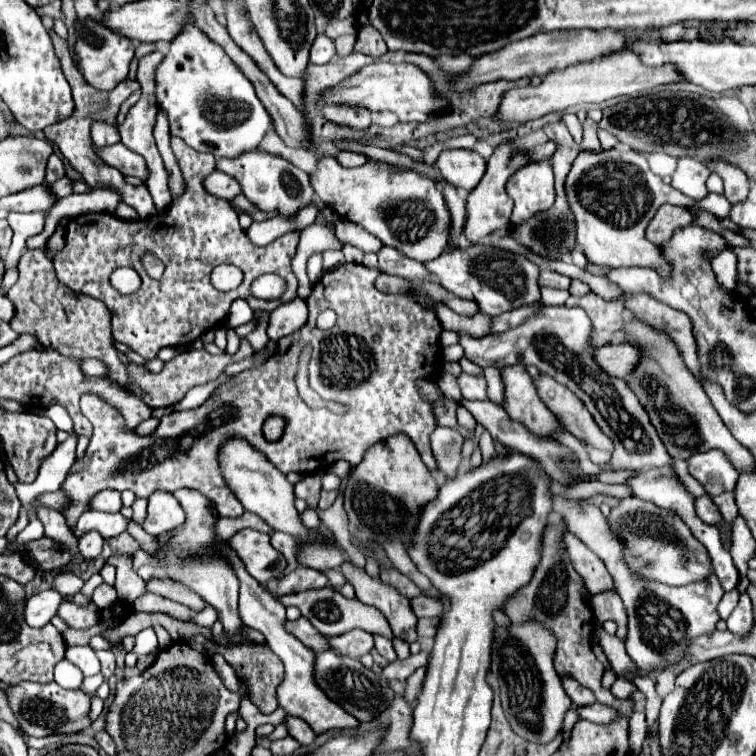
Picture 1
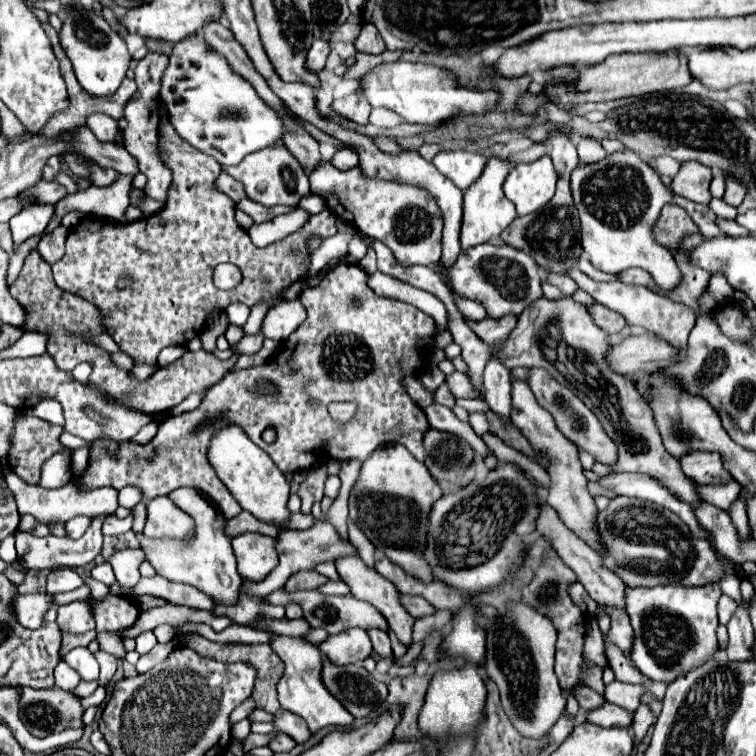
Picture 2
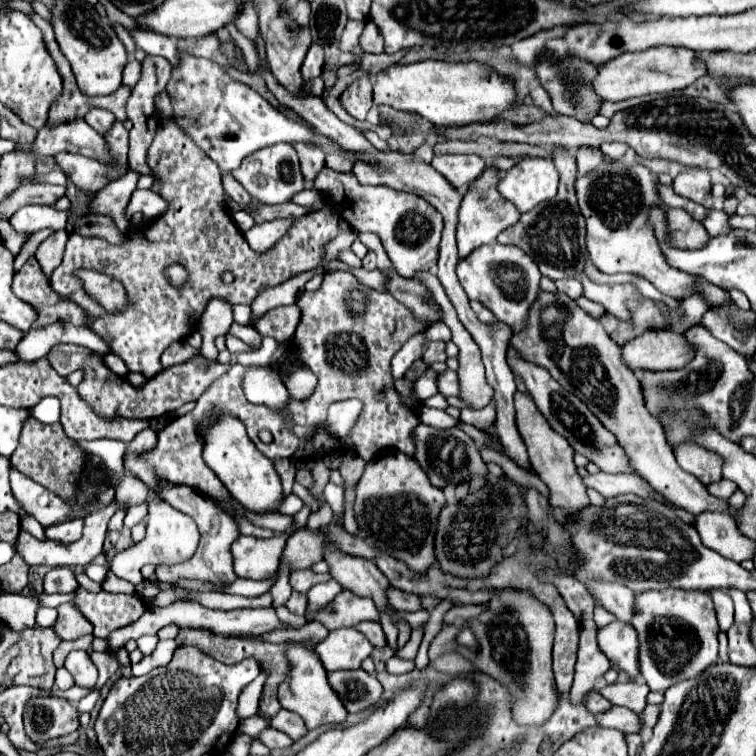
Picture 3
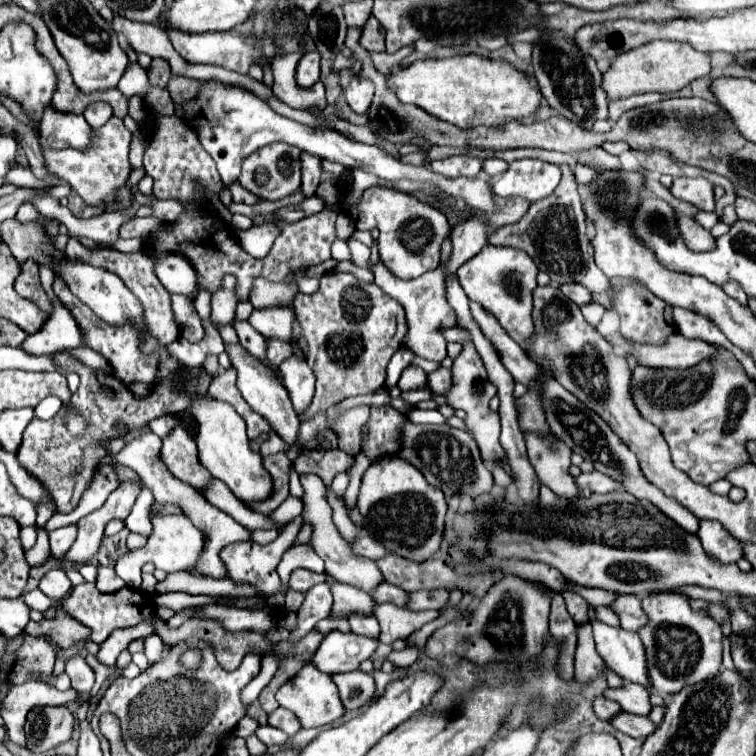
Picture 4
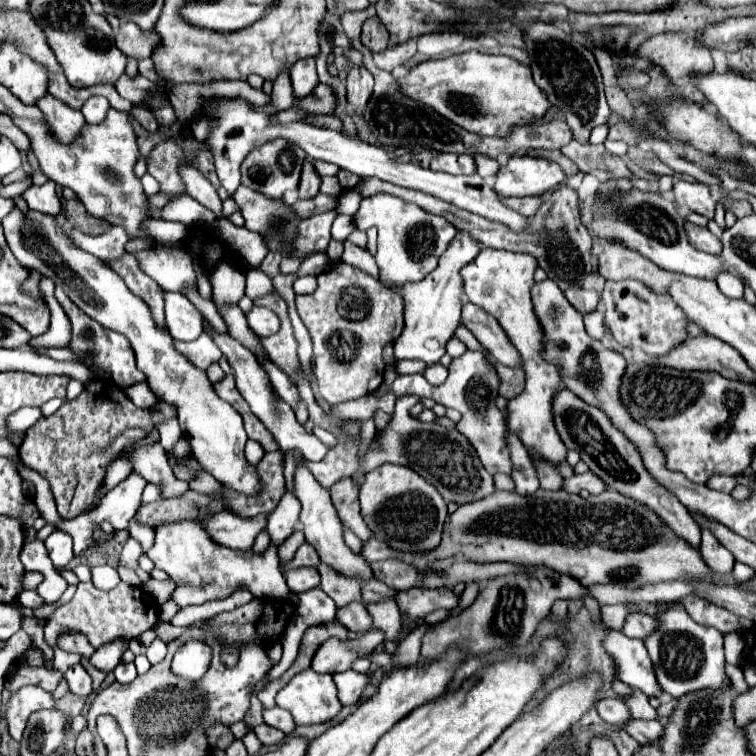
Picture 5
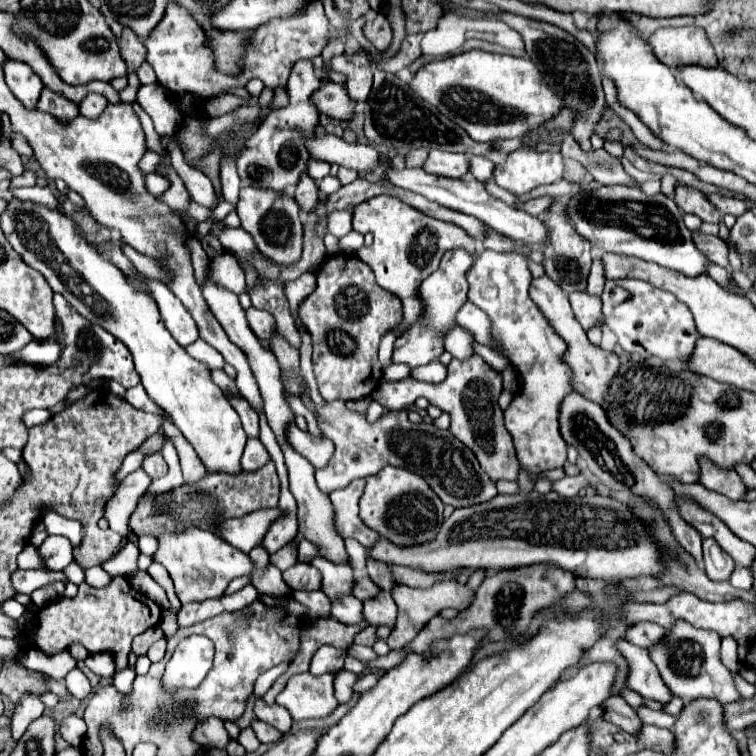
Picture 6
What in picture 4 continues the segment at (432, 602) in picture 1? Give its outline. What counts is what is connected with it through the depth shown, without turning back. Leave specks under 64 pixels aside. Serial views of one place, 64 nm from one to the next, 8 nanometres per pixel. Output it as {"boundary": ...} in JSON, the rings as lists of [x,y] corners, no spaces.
{"boundary":[[[383,582],[374,590],[371,594],[373,600],[376,600],[376,604],[382,604],[383,602],[391,602],[400,606],[400,608],[406,608],[408,604],[408,592],[404,592],[402,588]]]}

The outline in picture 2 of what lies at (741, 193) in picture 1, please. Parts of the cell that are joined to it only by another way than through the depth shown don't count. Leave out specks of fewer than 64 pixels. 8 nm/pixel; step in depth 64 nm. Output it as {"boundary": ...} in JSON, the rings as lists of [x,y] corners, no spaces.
{"boundary":[[[726,174],[726,194],[724,194],[724,200],[728,204],[732,204],[732,206],[740,206],[744,196],[746,196],[744,184],[740,184],[740,180],[734,180],[734,176]]]}

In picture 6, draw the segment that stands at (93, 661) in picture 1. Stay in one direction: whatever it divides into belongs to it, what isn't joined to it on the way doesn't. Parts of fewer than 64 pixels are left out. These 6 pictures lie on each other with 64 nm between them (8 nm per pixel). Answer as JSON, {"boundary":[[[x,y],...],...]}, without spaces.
{"boundary":[[[80,668],[70,670],[64,680],[66,680],[66,688],[68,688],[68,692],[70,692],[72,696],[76,696],[76,698],[80,698],[80,700],[84,700],[86,696],[90,696],[90,692],[92,692],[90,680],[86,678],[86,674],[84,674]]]}

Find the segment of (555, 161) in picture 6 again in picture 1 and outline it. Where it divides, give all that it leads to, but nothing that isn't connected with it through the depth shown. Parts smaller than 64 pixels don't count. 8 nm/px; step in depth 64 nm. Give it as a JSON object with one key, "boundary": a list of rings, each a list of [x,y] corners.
{"boundary":[[[530,162],[524,168],[516,170],[506,184],[506,192],[514,200],[514,212],[510,216],[512,228],[552,208],[556,200],[556,190],[550,162]]]}

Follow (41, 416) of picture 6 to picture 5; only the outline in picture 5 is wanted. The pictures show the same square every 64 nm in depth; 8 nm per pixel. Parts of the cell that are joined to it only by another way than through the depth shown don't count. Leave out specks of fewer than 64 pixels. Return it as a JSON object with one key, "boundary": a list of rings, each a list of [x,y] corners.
{"boundary":[[[20,408],[16,410],[12,416],[8,416],[8,440],[14,448],[18,448],[18,438],[16,434],[26,432],[38,418],[40,418],[40,410],[38,408]]]}

